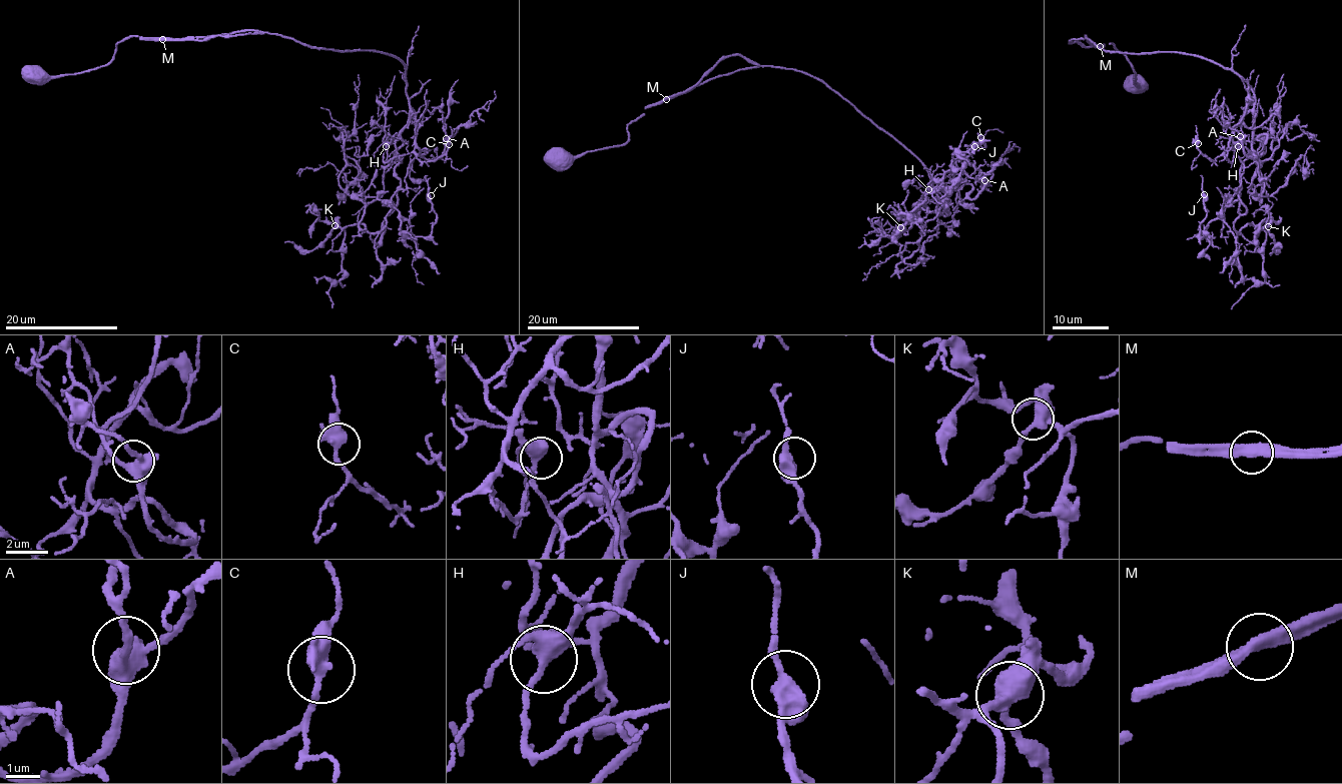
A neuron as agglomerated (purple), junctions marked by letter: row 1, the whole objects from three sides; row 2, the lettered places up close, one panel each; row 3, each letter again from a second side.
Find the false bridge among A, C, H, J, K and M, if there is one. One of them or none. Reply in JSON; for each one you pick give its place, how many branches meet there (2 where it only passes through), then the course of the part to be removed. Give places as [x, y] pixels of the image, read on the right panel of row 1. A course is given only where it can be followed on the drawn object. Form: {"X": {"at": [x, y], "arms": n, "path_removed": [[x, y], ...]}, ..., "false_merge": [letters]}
{"M": {"at": [1100, 46], "arms": 2, "path_removed": [[1099, 47], [1111, 43], [1123, 53], [1135, 73], [1137, 84], [1127, 84], [1134, 80]]}, "false_merge": ["M"]}

